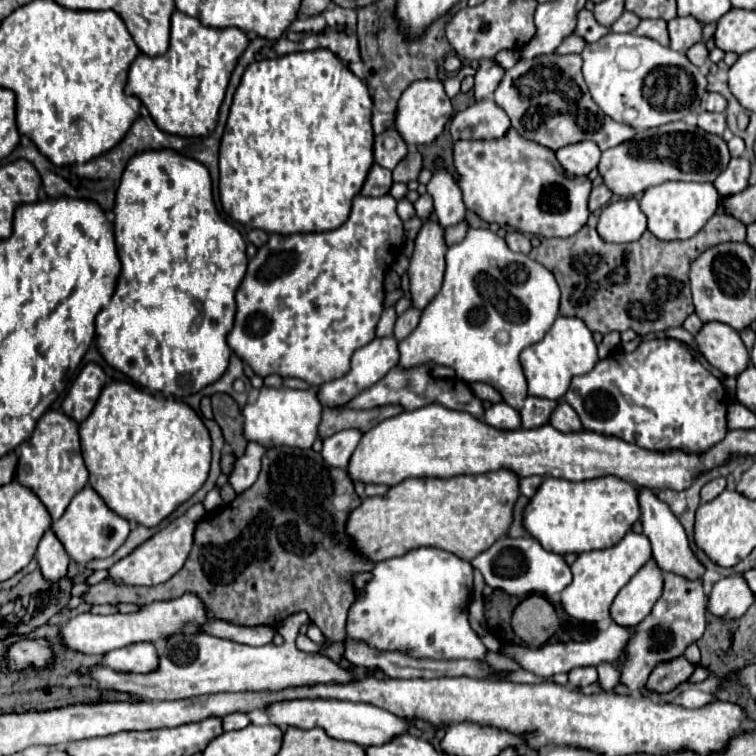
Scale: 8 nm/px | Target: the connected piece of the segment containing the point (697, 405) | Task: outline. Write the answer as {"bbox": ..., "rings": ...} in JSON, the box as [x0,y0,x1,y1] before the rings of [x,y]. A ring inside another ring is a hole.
{"bbox":[564,339,728,453],"rings":[[[676,339],[642,341],[632,353],[618,351],[606,359],[600,359],[590,373],[572,379],[564,401],[578,413],[584,429],[602,435],[614,435],[652,451],[680,447],[684,451],[702,453],[716,445],[728,431],[726,391],[720,379],[714,377],[706,365],[696,361]]]}

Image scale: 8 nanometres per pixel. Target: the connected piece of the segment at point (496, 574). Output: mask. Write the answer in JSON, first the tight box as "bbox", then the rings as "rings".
{"bbox":[470,535,572,599],"rings":[[[530,535],[520,537],[520,539],[500,537],[500,541],[496,541],[490,549],[486,549],[478,557],[474,557],[470,563],[472,563],[472,567],[482,571],[486,585],[490,585],[492,589],[502,589],[510,595],[518,595],[518,597],[524,597],[530,593],[540,593],[548,599],[556,599],[564,591],[564,587],[572,581],[572,571],[570,571],[568,563],[564,561],[564,557],[558,553],[546,551]]]}

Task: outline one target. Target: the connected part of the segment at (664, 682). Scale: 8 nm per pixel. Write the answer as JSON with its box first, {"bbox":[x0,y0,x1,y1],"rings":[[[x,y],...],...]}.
{"bbox":[646,655,696,693],"rings":[[[682,655],[674,657],[672,661],[662,661],[650,673],[650,679],[648,679],[646,687],[652,689],[652,691],[658,691],[658,693],[666,693],[666,691],[674,689],[678,683],[684,683],[692,675],[694,669],[696,669],[696,665],[692,665]]]}

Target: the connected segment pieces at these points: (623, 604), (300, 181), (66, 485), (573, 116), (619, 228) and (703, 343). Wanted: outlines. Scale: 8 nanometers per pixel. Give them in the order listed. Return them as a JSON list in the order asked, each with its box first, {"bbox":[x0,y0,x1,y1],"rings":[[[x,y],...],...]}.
[{"bbox":[610,559,664,625],"rings":[[[650,559],[616,595],[610,615],[618,625],[638,625],[664,591],[664,571]]]},{"bbox":[220,49,374,235],"rings":[[[314,49],[314,51],[300,51],[300,53],[288,53],[284,57],[276,59],[264,59],[256,61],[246,67],[242,81],[234,93],[234,101],[230,107],[228,123],[222,135],[220,143],[220,201],[224,211],[238,223],[264,229],[268,233],[280,233],[280,235],[292,235],[292,233],[312,233],[312,231],[332,231],[340,227],[352,209],[352,199],[360,193],[366,175],[370,167],[374,165],[372,161],[372,141],[374,141],[374,131],[372,131],[372,97],[368,91],[368,85],[360,77],[356,77],[344,61],[340,61],[330,49]]]},{"bbox":[16,411,88,521],"rings":[[[46,411],[38,419],[32,437],[20,445],[18,461],[20,473],[16,467],[16,479],[40,497],[40,501],[52,515],[52,521],[58,521],[64,515],[72,497],[88,483],[88,469],[82,459],[78,423],[62,411]]]},{"bbox":[494,55,636,151],"rings":[[[540,55],[534,59],[520,59],[512,69],[506,71],[498,89],[494,91],[494,101],[500,105],[510,121],[512,129],[528,141],[536,141],[552,151],[580,141],[594,141],[600,151],[616,147],[636,135],[630,125],[612,121],[594,101],[582,77],[582,57],[580,55]]]},{"bbox":[598,197,646,243],"rings":[[[636,197],[620,199],[602,209],[598,221],[598,233],[610,243],[630,243],[642,237],[646,231],[646,217]]]},{"bbox":[694,321,750,377],"rings":[[[710,321],[704,323],[702,329],[694,335],[698,351],[702,357],[720,373],[728,377],[736,377],[750,365],[750,355],[738,335],[726,323]]]}]

